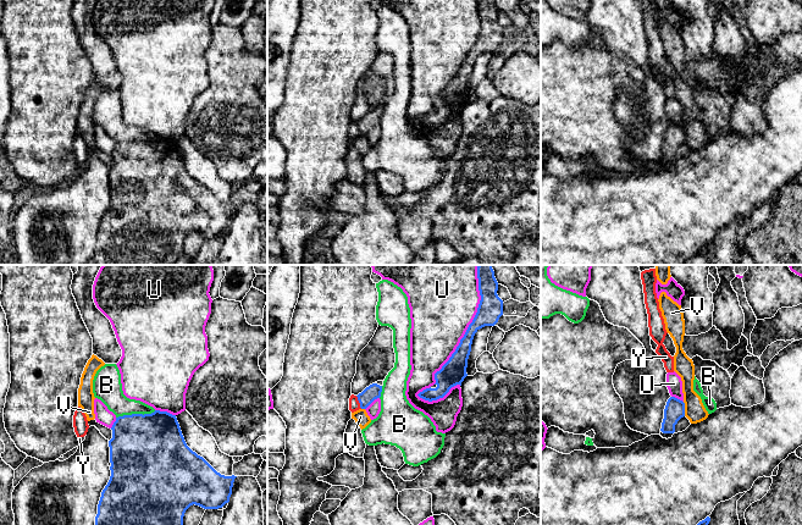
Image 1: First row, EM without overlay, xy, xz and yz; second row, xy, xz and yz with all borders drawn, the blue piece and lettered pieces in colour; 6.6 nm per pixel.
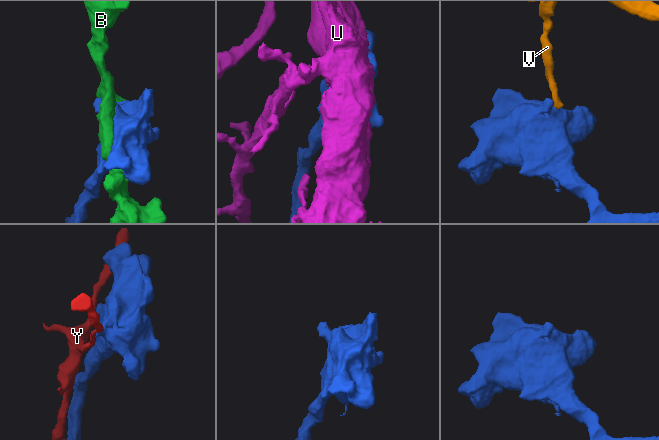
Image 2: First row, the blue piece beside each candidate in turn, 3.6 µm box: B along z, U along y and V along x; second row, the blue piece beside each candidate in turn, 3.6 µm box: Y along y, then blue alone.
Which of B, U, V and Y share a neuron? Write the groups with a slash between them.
B / U / V / Y

